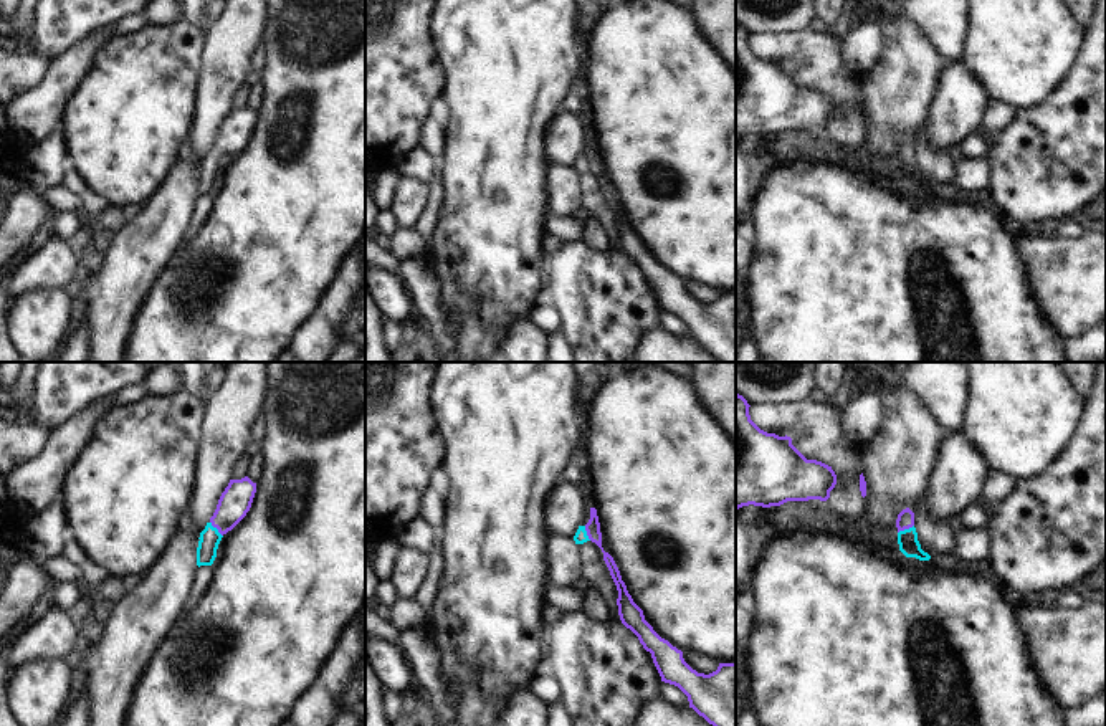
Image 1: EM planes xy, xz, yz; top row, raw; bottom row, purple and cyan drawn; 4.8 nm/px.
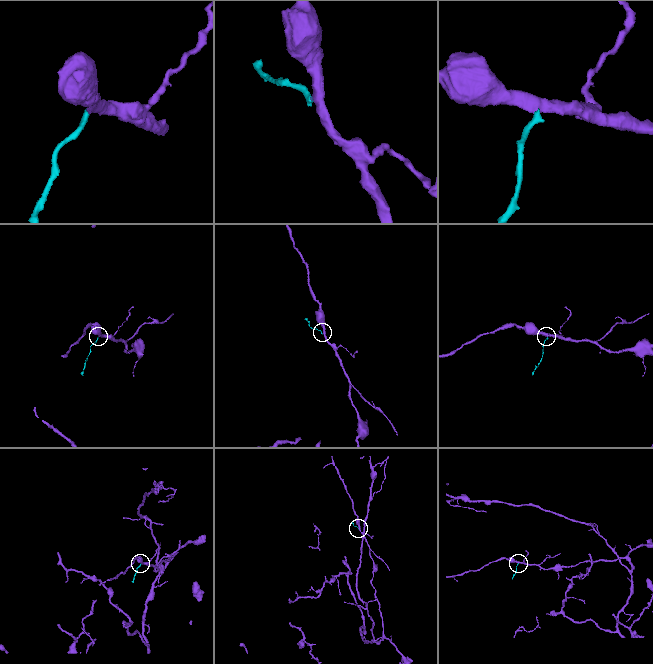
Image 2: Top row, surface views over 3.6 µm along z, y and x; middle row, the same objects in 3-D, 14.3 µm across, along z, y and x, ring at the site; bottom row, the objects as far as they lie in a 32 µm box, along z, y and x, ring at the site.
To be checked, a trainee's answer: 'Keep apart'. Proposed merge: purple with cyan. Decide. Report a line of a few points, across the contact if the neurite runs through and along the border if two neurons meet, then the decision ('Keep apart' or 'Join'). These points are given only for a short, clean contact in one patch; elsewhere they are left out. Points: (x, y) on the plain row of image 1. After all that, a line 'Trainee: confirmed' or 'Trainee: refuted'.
Line: xy (235, 131), (217, 157), (210, 167). Join.
Trainee: refuted

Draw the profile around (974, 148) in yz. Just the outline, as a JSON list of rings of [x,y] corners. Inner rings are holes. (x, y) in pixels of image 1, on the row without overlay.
[[[972,134],[959,149],[961,157],[964,159],[979,159],[987,154],[987,146],[979,134]]]

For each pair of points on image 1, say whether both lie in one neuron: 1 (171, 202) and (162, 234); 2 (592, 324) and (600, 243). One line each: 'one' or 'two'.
1: one
2: two

